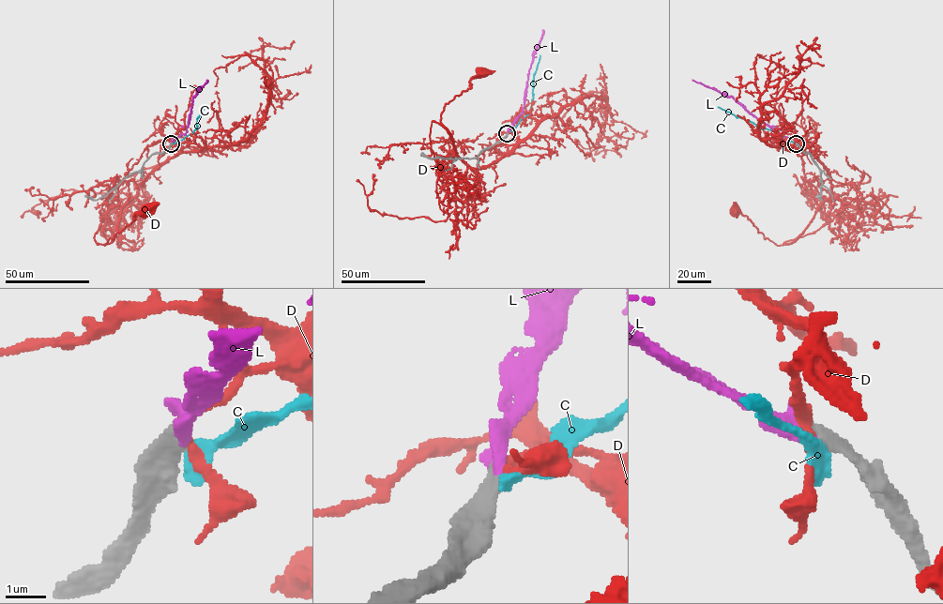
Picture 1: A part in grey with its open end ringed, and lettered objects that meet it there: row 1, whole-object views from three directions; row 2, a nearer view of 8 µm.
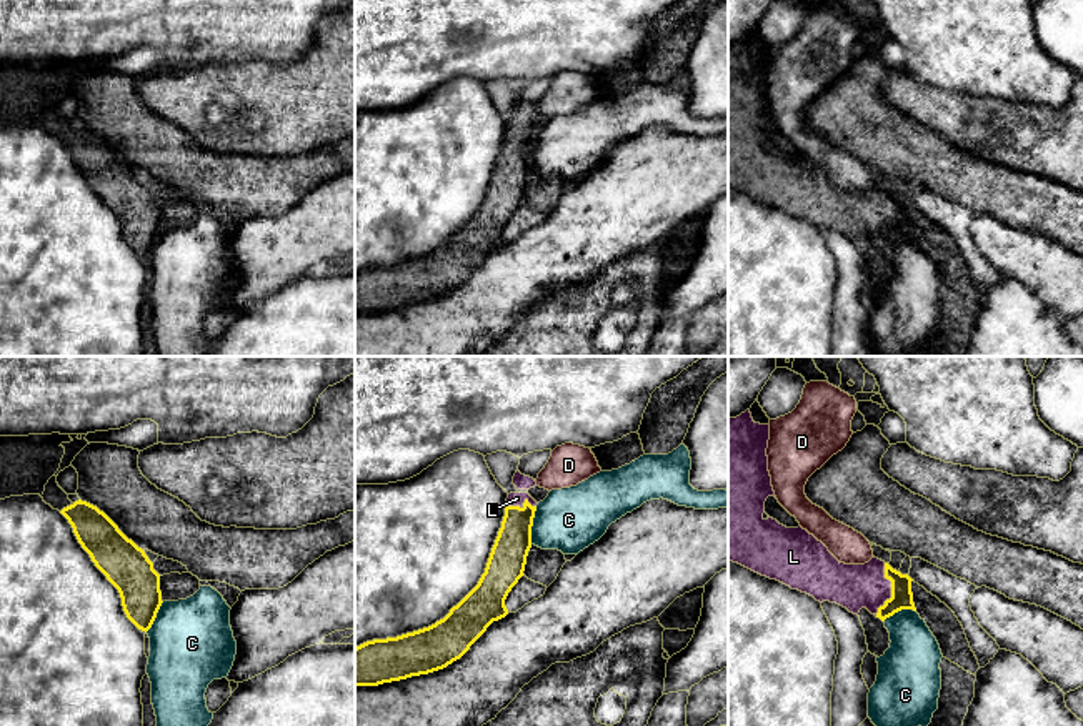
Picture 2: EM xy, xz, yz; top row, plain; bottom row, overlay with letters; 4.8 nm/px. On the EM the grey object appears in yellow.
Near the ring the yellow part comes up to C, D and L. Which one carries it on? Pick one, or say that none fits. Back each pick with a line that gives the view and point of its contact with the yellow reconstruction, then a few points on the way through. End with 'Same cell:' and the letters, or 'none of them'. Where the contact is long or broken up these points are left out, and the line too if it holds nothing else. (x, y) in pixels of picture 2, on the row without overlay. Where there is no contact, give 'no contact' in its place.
L: contact yz (892, 217)
Same cell: L

